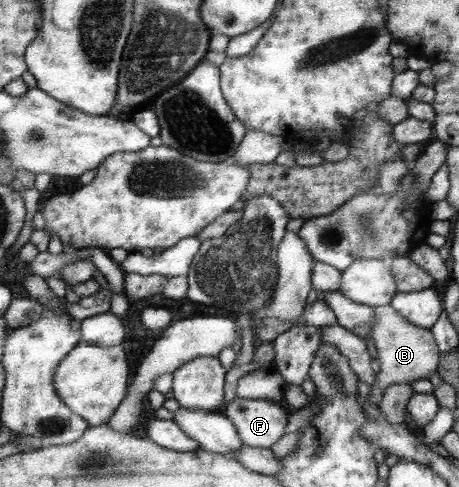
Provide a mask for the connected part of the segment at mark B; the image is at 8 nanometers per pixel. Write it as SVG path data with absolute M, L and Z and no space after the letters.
M389 304L384 306L374 306L373 325L370 331L374 348L376 348L376 359L379 362L380 370L374 386L370 386L370 398L368 402L378 407L378 402L382 398L382 392L392 385L412 383L413 381L426 379L426 376L437 372L440 362L439 352L434 337L429 329L420 328L410 324L402 318Z

